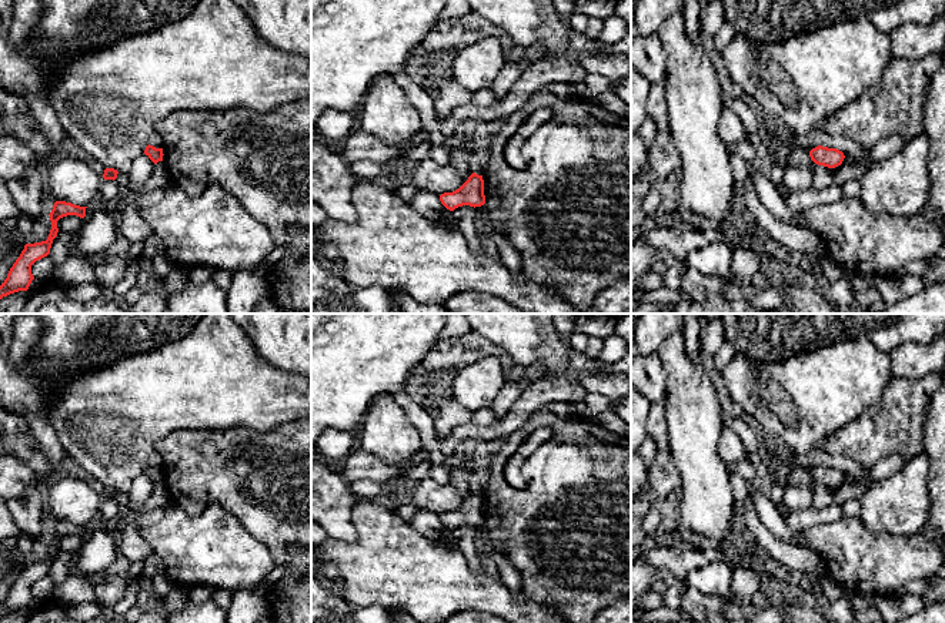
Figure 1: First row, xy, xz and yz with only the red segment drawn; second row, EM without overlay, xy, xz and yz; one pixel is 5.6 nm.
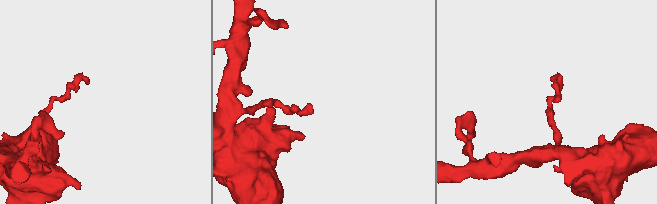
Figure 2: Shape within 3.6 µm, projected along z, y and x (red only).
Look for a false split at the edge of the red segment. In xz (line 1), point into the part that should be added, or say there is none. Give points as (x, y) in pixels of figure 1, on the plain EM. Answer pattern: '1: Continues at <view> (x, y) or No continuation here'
1: No continuation here

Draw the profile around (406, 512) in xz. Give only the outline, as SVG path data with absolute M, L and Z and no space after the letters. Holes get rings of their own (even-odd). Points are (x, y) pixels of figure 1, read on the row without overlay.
M408 503L408 505L398 505L391 508L391 510L401 519L410 522L413 519L413 516L418 512L418 509Z

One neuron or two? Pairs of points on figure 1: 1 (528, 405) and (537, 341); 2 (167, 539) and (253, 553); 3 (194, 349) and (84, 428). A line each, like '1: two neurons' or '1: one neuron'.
1: two neurons
2: one neuron
3: one neuron

